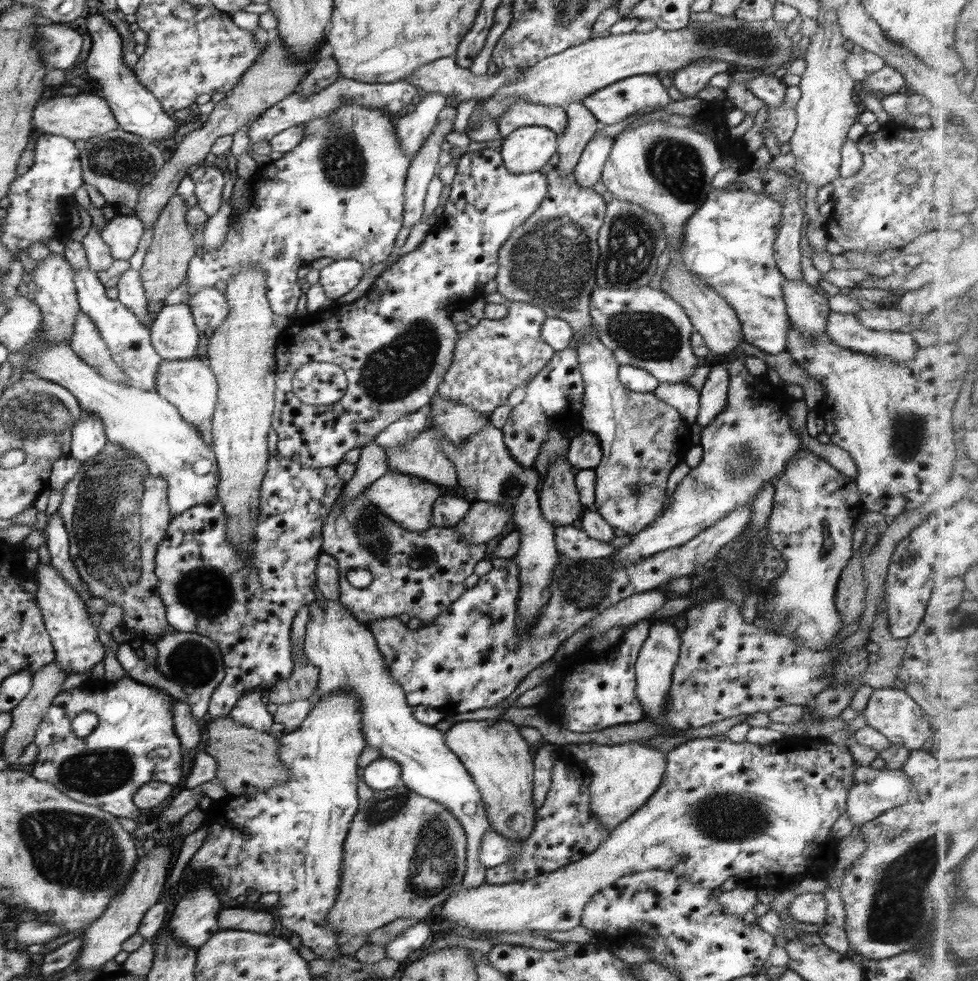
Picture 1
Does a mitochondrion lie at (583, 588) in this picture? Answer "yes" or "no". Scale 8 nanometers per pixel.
yes

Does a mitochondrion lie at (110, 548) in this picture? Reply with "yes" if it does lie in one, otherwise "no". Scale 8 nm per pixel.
yes

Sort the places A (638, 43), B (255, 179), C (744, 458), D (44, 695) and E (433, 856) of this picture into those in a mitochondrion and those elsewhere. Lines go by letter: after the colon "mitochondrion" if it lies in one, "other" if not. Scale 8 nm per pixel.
A: other
B: other
C: mitochondrion
D: other
E: mitochondrion

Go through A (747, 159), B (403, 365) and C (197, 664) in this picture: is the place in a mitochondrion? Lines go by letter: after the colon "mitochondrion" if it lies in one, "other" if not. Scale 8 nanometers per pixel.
A: other
B: mitochondrion
C: mitochondrion

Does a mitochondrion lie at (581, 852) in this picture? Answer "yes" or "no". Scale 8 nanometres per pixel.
no

